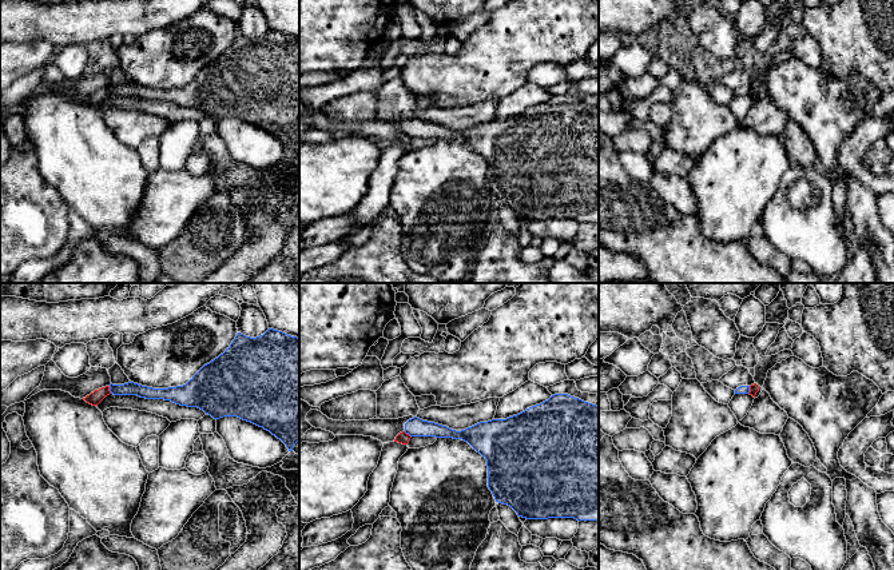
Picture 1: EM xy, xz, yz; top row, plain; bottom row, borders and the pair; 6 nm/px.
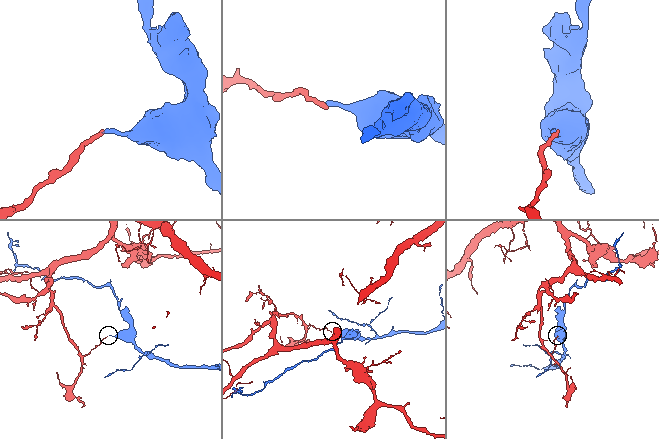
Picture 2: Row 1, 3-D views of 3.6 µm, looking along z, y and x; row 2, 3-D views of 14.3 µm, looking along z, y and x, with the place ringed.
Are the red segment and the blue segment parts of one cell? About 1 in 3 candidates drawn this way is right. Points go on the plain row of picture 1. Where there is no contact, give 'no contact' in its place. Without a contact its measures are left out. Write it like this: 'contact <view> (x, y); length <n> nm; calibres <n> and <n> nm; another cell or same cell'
contact xy (108, 91); length 50 nm; calibres 80 and 80 nm; another cell

